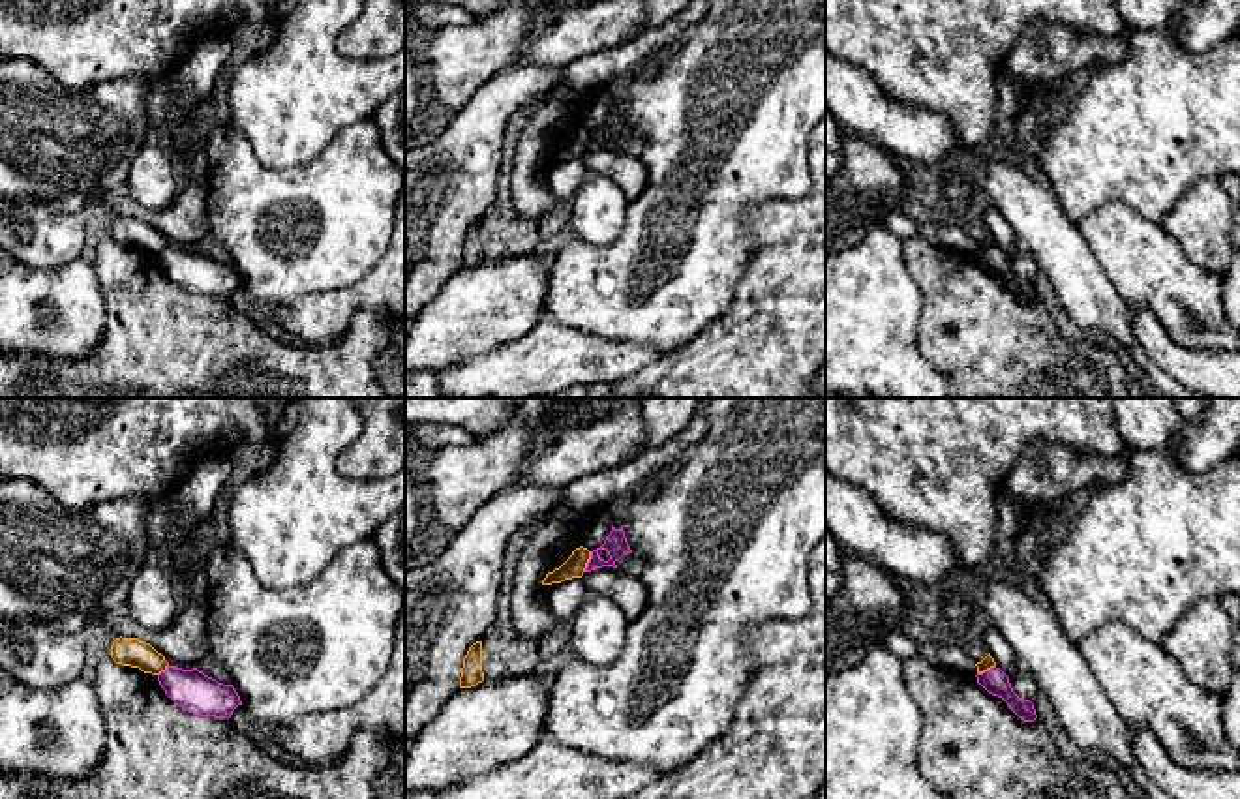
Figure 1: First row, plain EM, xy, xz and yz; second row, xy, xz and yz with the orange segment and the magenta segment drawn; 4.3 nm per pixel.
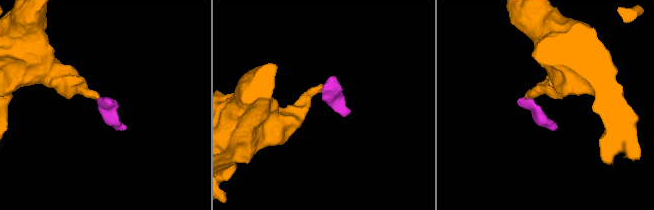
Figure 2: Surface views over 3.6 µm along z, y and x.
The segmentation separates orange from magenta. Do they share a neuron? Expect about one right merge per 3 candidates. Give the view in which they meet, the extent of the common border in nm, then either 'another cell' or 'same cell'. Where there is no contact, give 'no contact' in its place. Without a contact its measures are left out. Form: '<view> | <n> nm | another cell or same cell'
xz | 90 nm | another cell

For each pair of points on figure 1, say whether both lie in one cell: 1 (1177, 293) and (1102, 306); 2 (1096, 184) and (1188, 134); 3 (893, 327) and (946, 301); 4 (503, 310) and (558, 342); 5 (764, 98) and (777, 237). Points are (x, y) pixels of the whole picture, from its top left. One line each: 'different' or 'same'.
1: different
2: same
3: different
4: different
5: different

